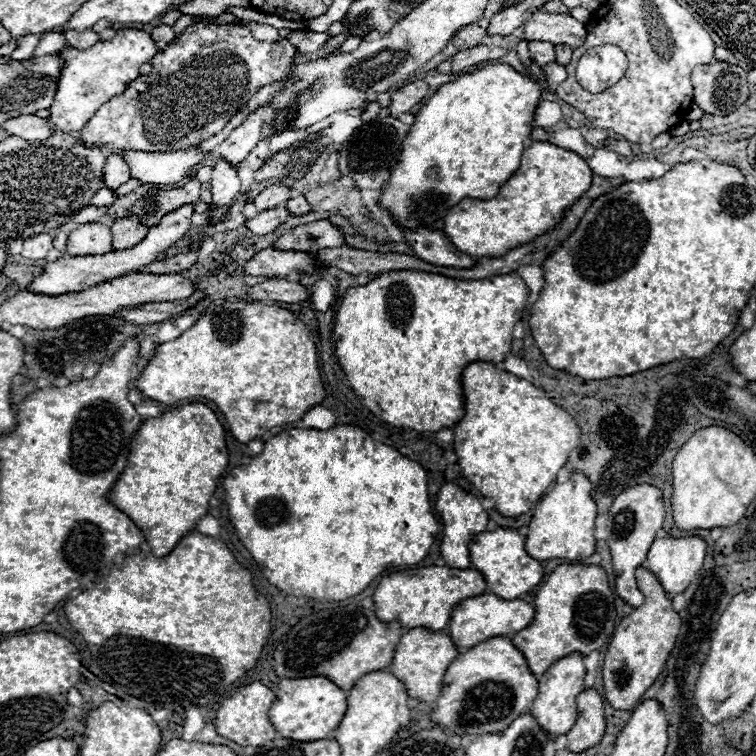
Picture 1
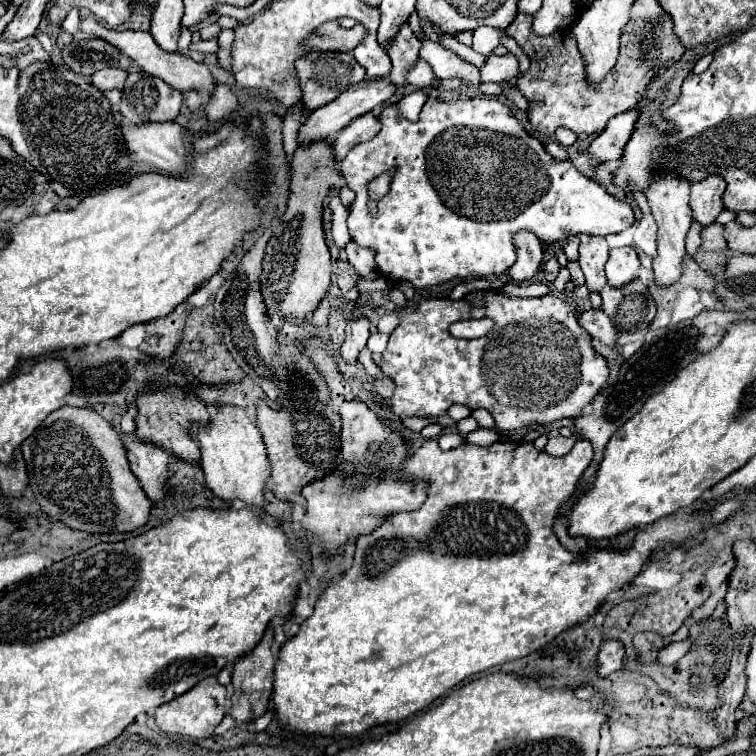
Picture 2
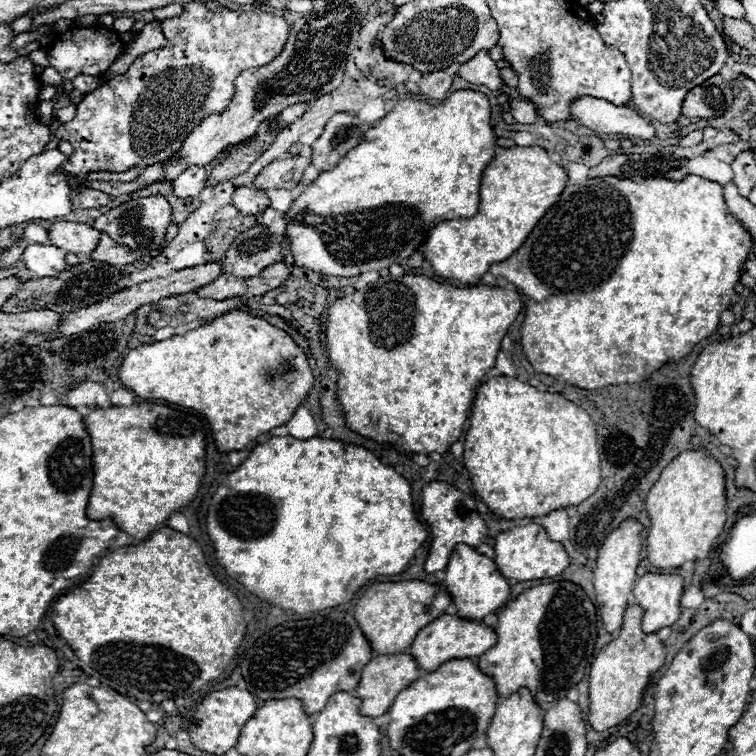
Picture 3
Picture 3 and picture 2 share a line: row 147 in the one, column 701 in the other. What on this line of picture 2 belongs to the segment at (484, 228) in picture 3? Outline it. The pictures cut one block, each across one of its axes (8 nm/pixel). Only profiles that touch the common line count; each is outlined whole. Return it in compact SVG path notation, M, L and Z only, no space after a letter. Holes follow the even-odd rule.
M424 440L424 444L406 460L402 466L402 478L420 478L426 484L428 498L426 502L414 510L414 512L398 512L384 518L380 526L376 526L370 534L364 534L356 540L356 552L354 552L354 564L350 570L346 570L338 580L330 582L330 586L318 596L314 614L302 622L296 636L286 640L286 644L280 648L278 664L276 664L276 676L274 676L274 696L272 696L272 708L276 714L276 720L282 728L288 728L292 732L302 734L316 734L316 736L344 736L344 738L356 738L368 732L374 726L390 724L406 720L408 716L428 708L436 698L440 698L446 690L460 684L464 678L484 672L492 666L500 666L504 662L528 656L530 652L536 652L550 640L554 640L560 632L568 630L570 626L584 622L588 616L596 612L600 602L606 598L608 592L622 588L624 584L630 584L632 578L640 572L642 564L648 560L650 552L658 548L662 542L678 542L680 546L690 546L704 538L702 530L702 514L698 512L678 512L668 518L662 518L644 530L638 530L634 546L626 552L608 552L608 550L590 550L584 556L574 556L568 550L562 548L558 542L552 522L558 512L558 506L574 492L574 486L582 472L592 462L592 446L588 440L578 440L576 446L562 458L552 458L542 450L536 450L530 442L514 444L514 442L494 442L490 446L474 446L464 442L464 446L452 448L452 450L440 450L436 440Z

